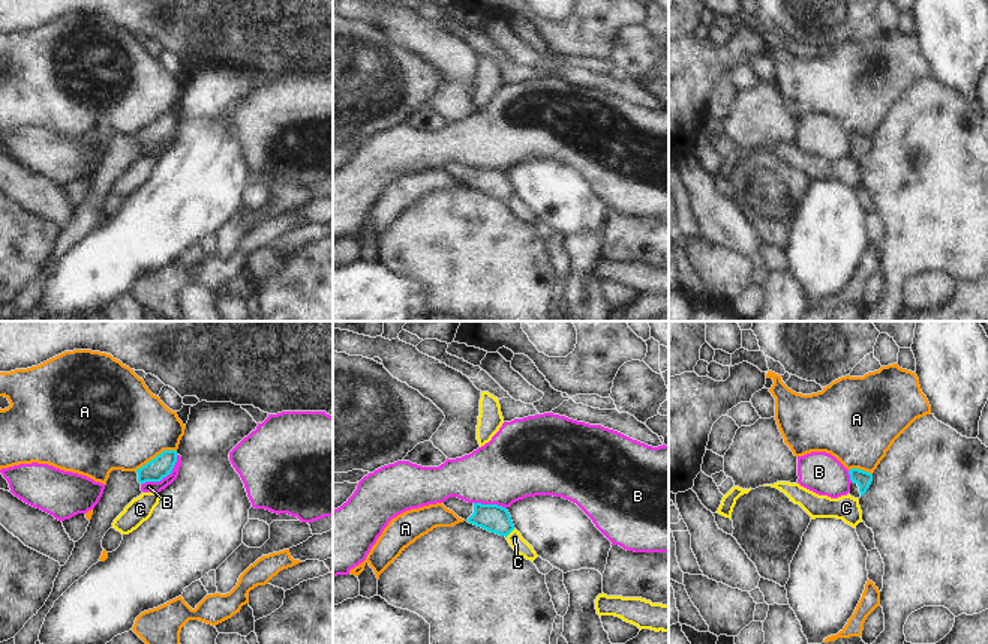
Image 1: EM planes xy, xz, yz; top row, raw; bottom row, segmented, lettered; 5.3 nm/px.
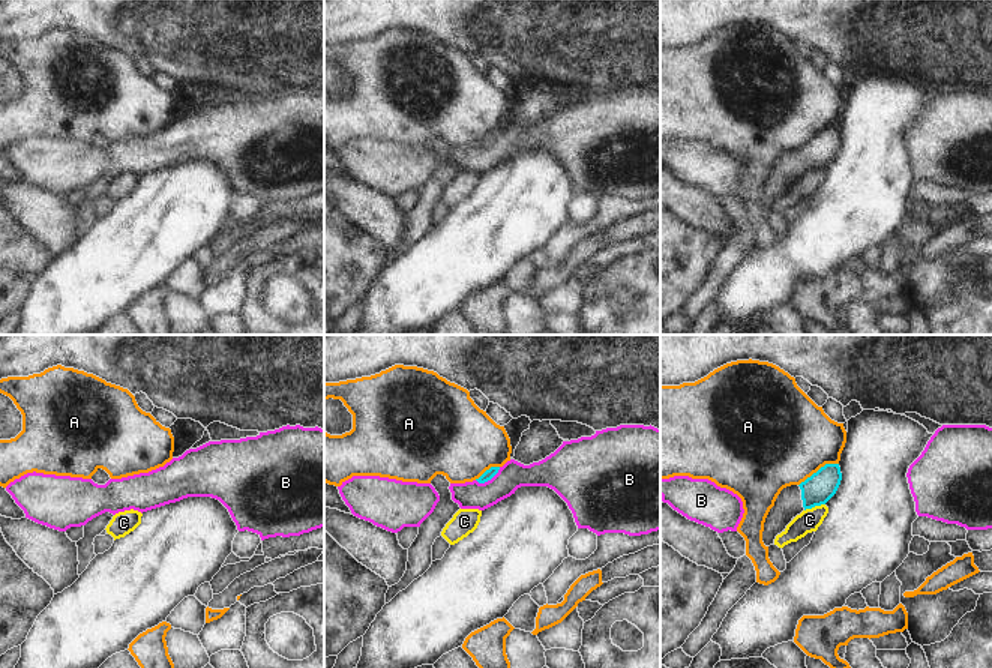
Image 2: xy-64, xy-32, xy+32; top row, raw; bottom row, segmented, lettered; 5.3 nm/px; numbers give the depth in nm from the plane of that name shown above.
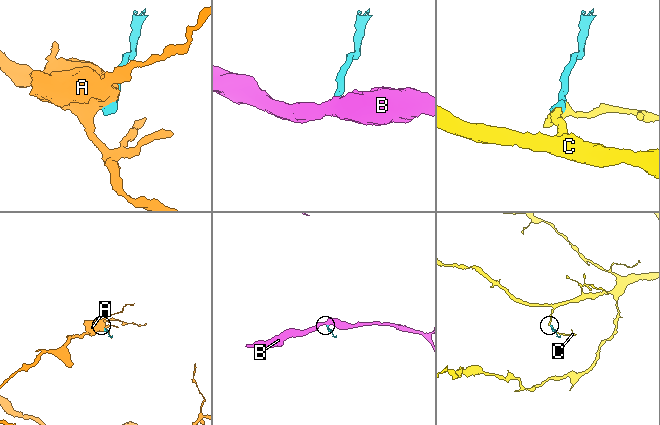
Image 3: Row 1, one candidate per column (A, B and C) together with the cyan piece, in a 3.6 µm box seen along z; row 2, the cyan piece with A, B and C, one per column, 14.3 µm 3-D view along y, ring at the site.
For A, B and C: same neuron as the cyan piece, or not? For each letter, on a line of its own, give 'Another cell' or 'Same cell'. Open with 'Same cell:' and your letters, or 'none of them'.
Same cell: none of them
A: Another cell
B: Another cell
C: Another cell

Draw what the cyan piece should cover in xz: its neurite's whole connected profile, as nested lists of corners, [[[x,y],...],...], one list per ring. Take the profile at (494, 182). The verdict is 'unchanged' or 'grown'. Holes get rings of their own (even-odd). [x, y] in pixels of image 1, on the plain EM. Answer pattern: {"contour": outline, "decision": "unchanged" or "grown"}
{"contour": [[[450,161],[442,168],[453,174],[459,182],[490,197],[507,201],[514,194],[511,180],[502,170],[468,167],[457,161]]], "decision": "grown"}

